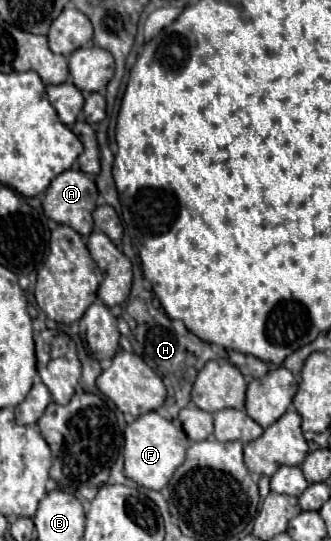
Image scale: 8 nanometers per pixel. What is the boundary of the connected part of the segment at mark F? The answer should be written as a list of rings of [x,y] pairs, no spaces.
[[[157,412],[141,414],[125,428],[125,476],[135,480],[139,486],[161,490],[167,486],[177,466],[185,460],[187,446],[189,442],[175,422],[163,418]]]

